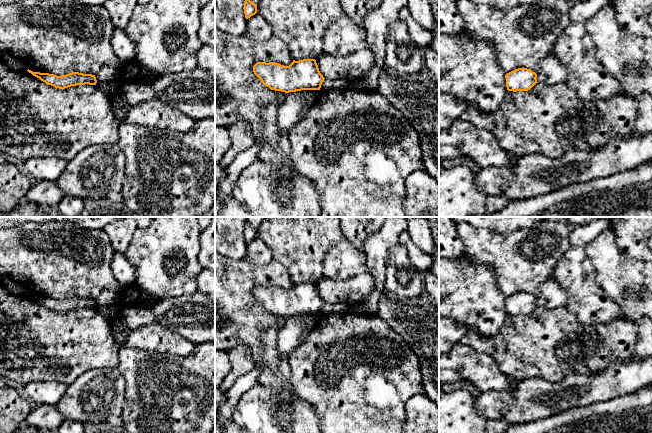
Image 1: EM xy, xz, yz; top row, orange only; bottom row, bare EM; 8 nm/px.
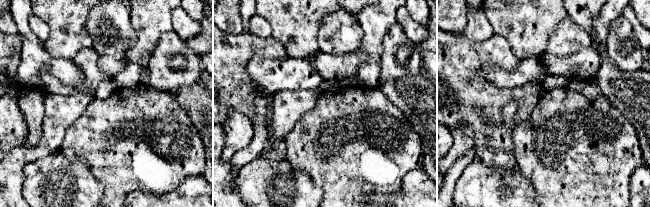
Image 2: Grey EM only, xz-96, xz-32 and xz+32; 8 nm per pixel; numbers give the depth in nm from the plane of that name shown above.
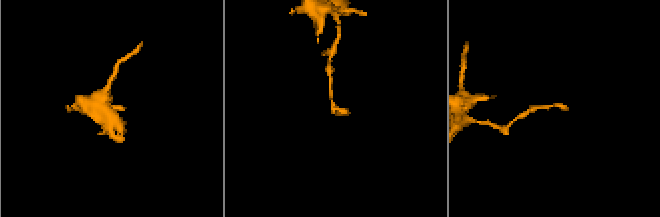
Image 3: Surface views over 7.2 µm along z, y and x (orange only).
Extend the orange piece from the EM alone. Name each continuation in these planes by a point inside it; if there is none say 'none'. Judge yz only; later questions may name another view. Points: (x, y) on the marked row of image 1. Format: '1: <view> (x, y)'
none

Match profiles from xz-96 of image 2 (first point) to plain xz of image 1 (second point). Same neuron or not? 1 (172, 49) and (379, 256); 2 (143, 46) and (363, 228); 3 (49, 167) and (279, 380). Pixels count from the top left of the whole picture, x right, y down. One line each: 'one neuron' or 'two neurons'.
1: two neurons
2: two neurons
3: two neurons

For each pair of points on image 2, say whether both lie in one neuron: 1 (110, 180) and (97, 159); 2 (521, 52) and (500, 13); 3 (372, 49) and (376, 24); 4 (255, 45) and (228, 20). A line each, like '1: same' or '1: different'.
1: same
2: same
3: same
4: different

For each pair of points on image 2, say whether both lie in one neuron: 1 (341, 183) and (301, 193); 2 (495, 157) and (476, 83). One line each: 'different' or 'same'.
1: different
2: same

